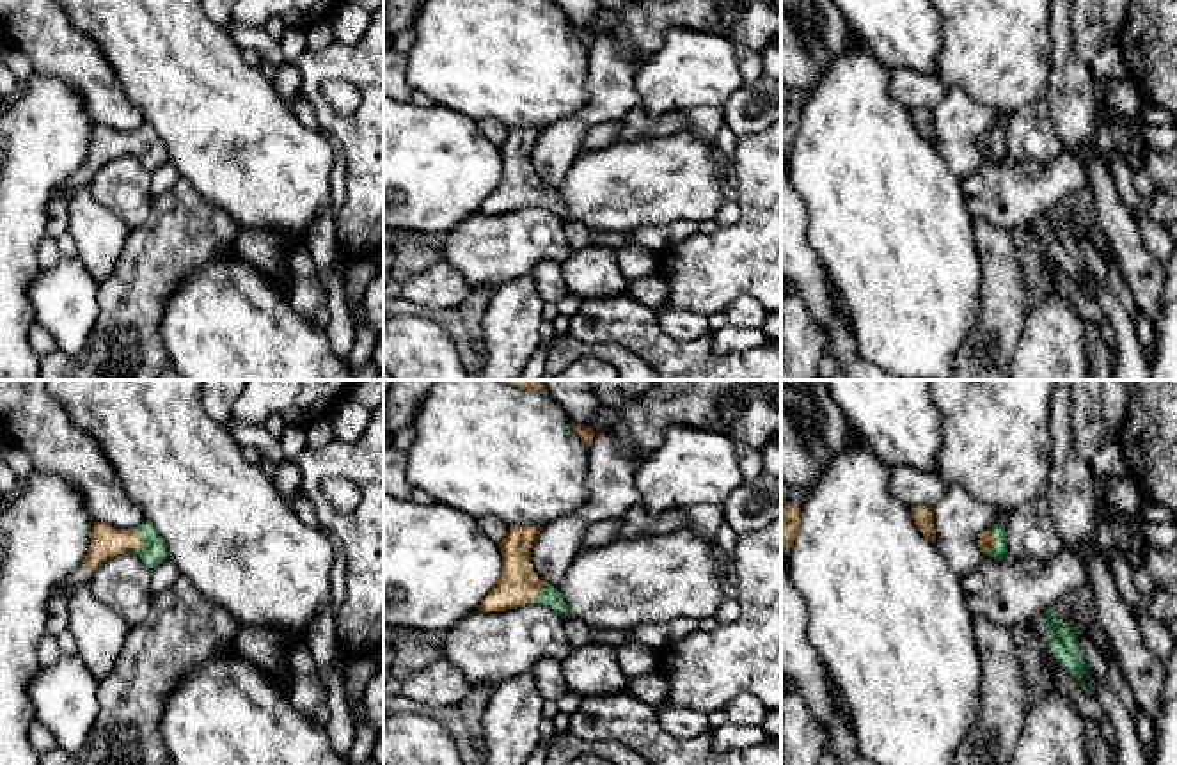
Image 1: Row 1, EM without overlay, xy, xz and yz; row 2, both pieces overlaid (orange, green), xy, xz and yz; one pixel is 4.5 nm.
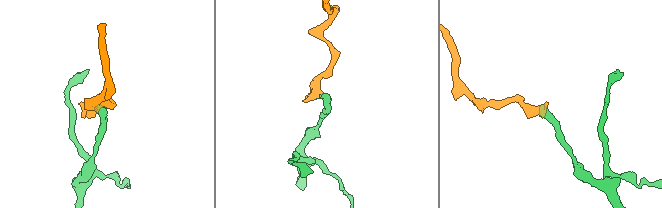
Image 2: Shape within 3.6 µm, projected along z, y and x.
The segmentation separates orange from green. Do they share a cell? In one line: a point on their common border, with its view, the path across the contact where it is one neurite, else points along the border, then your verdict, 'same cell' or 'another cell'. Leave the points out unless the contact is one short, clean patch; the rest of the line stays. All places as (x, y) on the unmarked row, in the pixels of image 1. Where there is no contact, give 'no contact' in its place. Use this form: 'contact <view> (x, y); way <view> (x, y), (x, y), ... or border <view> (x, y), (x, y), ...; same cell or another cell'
contact xy (141, 142); way xy (107, 144), (141, 142), (153, 153); same cell

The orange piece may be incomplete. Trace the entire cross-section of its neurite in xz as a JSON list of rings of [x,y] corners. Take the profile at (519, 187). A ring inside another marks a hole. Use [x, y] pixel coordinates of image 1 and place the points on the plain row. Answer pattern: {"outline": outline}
{"outline": [[[511,128],[499,146],[502,174],[499,185],[485,199],[479,215],[504,215],[524,206],[543,208],[561,220],[568,220],[566,206],[554,186],[545,186],[533,174],[531,151],[538,140],[540,128]]]}

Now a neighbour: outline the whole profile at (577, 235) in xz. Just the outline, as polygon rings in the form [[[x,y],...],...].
[[[575,220],[565,222],[565,238],[572,252],[579,252],[589,245],[589,229]]]

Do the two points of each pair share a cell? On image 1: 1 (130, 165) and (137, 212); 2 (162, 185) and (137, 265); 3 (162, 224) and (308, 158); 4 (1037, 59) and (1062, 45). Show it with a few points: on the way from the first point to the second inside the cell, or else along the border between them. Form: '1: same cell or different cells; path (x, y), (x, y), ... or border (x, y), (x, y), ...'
1: same cell; path (135, 176), (141, 181), (141, 201)
2: different cells; border (180, 176), (164, 192), (151, 197)
3: different cells; border (180, 174), (242, 228)
4: different cells; border (1050, 18), (1051, 73), (1046, 91)

